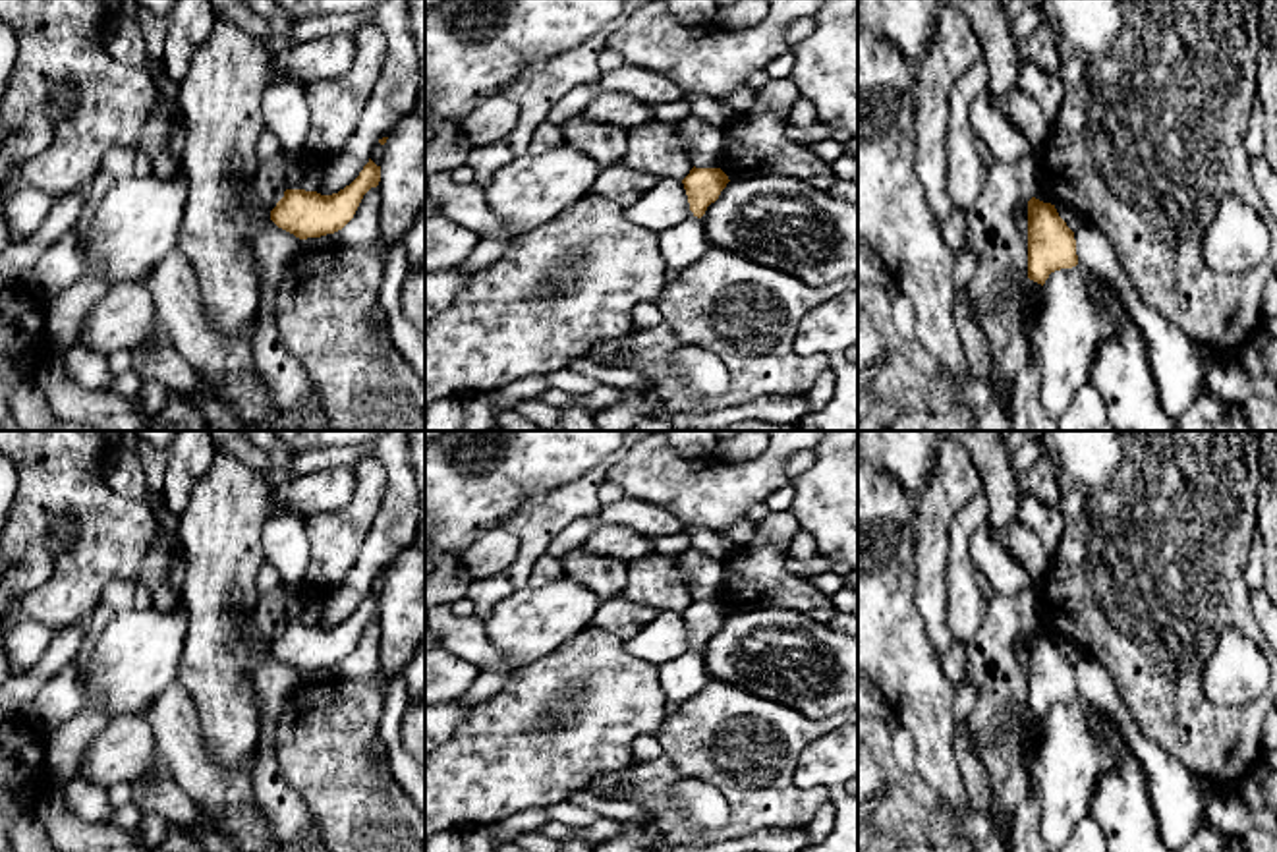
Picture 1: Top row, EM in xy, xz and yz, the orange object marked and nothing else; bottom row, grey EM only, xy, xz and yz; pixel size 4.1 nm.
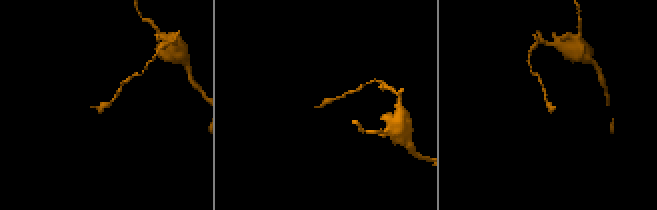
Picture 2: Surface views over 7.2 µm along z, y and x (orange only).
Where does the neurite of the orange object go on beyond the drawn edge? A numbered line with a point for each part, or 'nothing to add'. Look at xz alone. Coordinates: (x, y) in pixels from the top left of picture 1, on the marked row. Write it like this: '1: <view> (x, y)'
nothing to add

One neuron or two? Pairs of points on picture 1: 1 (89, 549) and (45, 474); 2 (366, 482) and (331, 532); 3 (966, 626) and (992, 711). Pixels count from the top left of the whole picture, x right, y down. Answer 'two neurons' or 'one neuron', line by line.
1: one neuron
2: one neuron
3: two neurons

